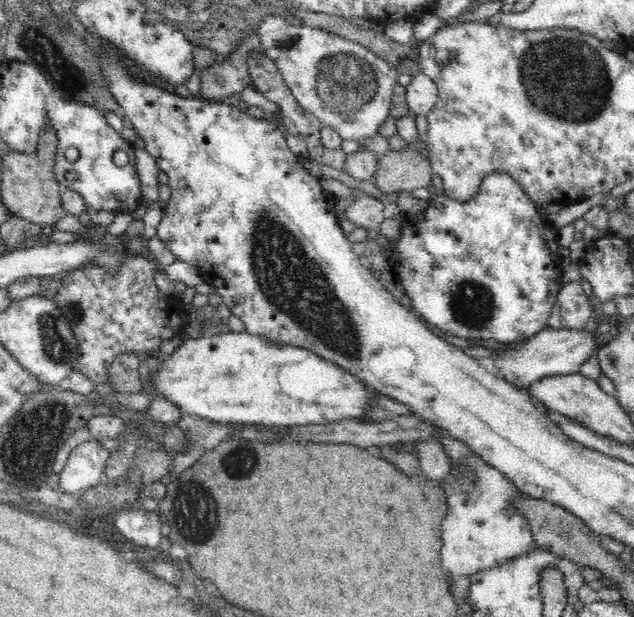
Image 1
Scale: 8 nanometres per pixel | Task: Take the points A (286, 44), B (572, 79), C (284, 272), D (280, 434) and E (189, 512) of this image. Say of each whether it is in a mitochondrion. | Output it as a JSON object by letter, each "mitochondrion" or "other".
{"A":"mitochondrion","B":"mitochondrion","C":"mitochondrion","D":"other","E":"mitochondrion"}

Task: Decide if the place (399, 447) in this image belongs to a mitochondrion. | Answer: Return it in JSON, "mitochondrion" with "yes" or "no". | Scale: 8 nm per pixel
{"mitochondrion":"no"}

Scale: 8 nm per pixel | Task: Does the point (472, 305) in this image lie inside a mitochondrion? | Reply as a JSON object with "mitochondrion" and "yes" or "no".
{"mitochondrion":"yes"}

